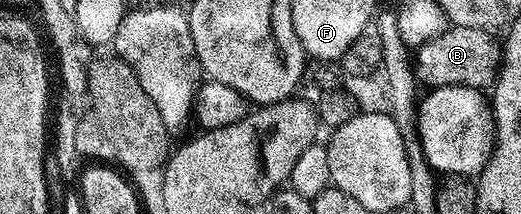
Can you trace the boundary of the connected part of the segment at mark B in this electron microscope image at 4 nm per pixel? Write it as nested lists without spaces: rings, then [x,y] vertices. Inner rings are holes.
[[[450,25],[435,40],[418,47],[415,52],[415,73],[422,87],[466,86],[484,91],[496,83],[503,57],[502,47],[487,30]]]

